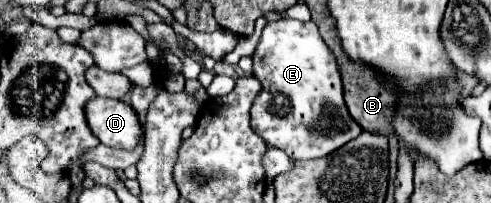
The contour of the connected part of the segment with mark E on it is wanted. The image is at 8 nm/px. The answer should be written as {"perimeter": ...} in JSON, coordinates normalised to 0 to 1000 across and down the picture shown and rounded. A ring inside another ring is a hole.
{"perimeter":[[[611,99],[546,108],[513,286],[517,286],[517,374],[534,404],[534,453],[525,463],[509,542],[513,640],[546,719],[578,739],[595,788],[644,788],[676,759],[680,739],[721,690],[737,650],[737,631],[721,601],[721,581],[709,562],[709,532],[701,512],[697,384],[692,384],[684,276],[676,276],[676,246],[660,217],[635,99],[631,108],[611,108]]]}

